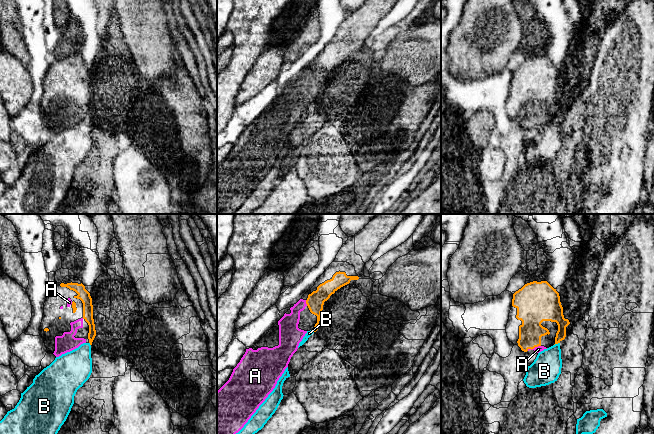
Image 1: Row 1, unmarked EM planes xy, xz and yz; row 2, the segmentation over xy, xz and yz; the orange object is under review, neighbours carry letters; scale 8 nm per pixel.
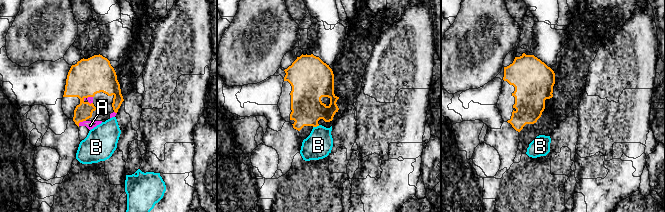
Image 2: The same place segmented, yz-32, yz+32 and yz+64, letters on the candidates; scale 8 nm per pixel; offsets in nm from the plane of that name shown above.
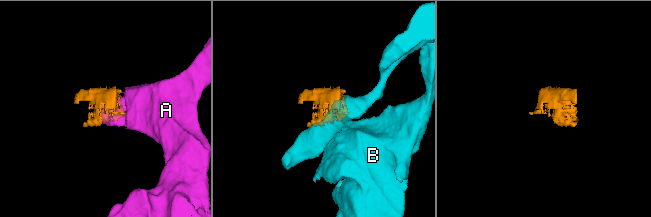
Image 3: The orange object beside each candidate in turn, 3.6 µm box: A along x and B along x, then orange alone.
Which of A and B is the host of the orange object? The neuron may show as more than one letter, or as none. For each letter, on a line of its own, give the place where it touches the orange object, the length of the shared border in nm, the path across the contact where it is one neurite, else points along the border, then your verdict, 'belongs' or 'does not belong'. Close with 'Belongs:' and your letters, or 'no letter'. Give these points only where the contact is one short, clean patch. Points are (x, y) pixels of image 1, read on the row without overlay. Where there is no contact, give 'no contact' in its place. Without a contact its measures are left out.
A: xz (306, 79) | 50 nm | belongs
B: yz (556, 119) | 50 nm | along yz (559, 118), (554, 121) | does not belong
Belongs: A

